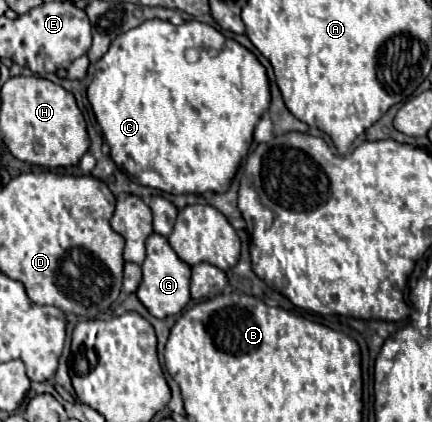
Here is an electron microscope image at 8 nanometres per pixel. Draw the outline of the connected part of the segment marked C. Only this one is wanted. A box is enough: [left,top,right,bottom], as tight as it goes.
[87,19,271,195]

